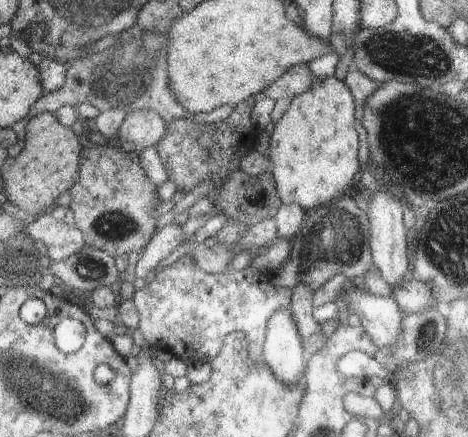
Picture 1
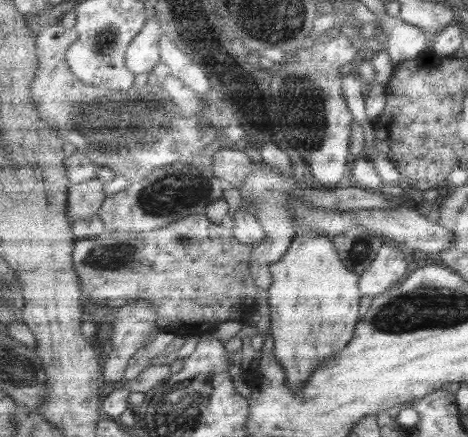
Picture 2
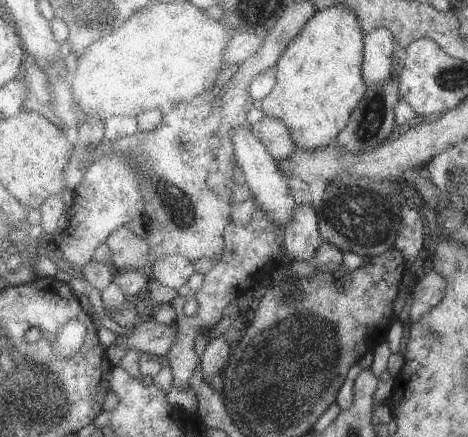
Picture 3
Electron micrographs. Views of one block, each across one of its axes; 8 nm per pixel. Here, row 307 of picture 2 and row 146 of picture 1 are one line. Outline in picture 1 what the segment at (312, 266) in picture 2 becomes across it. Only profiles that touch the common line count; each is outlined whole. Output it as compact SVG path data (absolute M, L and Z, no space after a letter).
M335 76L315 78L307 92L291 98L289 108L283 112L279 122L269 136L269 172L273 174L275 190L281 204L297 204L305 212L319 208L321 204L331 204L335 198L347 194L349 184L361 170L357 162L359 138L355 132L355 100L343 80Z

